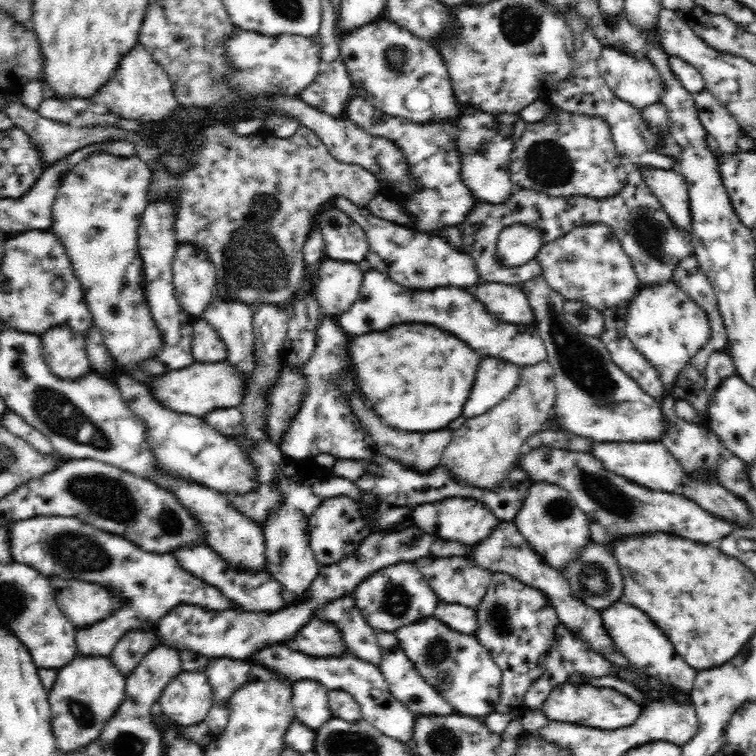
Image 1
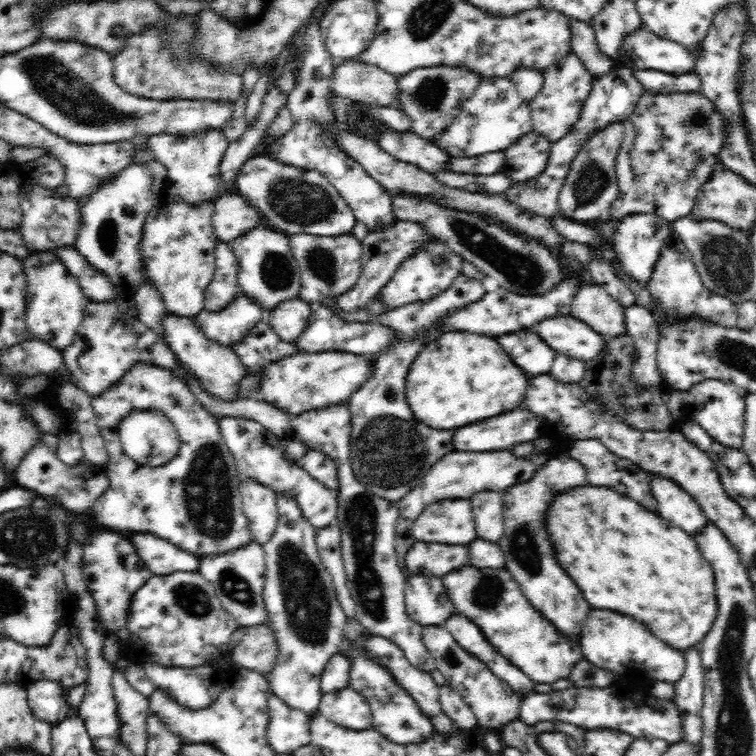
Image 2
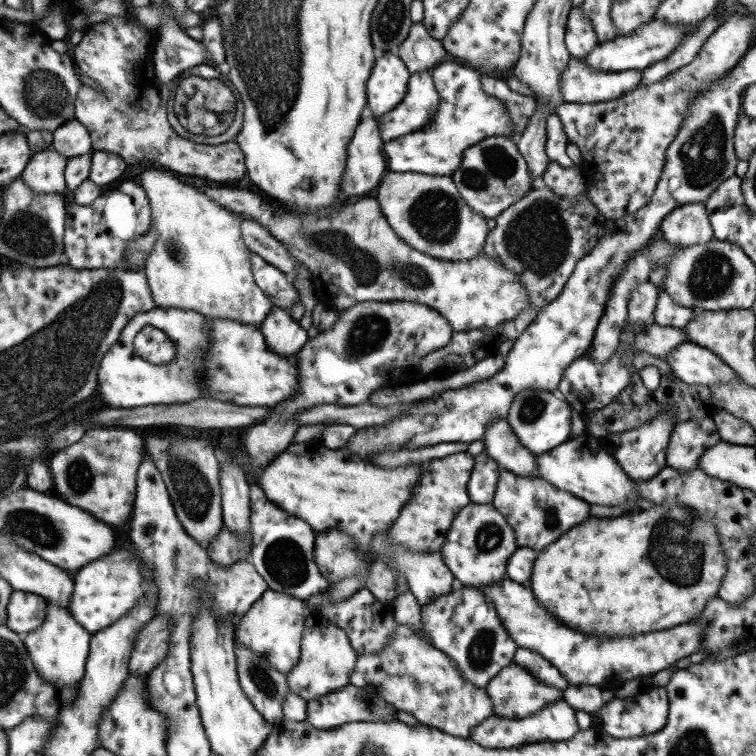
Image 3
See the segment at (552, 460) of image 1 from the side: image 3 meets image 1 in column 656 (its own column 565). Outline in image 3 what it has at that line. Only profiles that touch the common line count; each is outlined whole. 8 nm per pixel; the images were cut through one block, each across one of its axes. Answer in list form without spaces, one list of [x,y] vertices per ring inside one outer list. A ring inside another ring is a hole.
[[[499,468],[492,506],[513,529],[518,547],[529,547],[537,552],[557,540],[571,526],[589,518],[589,504],[570,492],[556,489],[539,476],[517,476]]]

